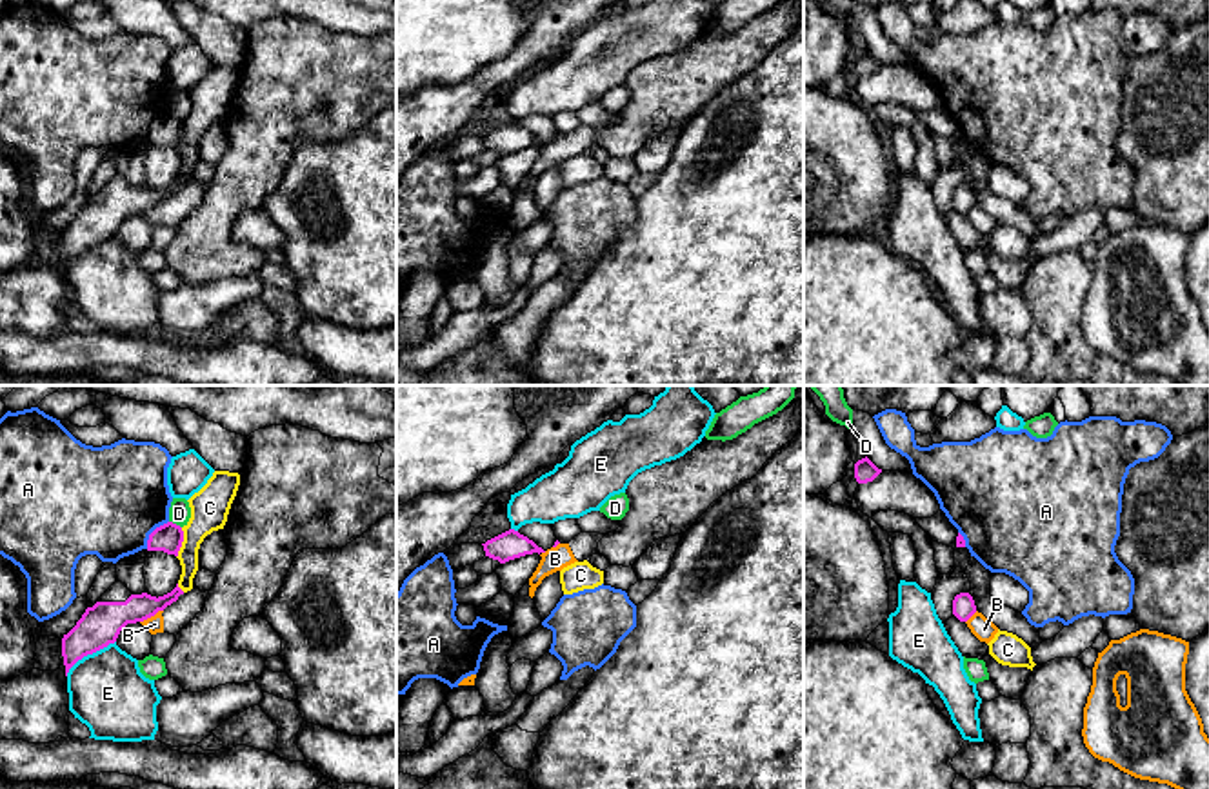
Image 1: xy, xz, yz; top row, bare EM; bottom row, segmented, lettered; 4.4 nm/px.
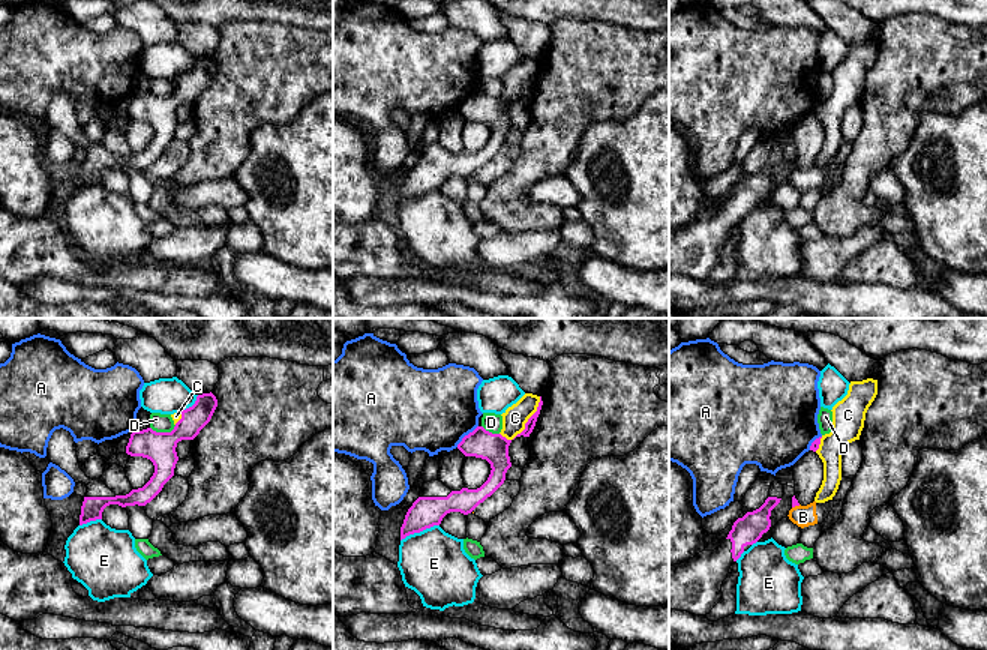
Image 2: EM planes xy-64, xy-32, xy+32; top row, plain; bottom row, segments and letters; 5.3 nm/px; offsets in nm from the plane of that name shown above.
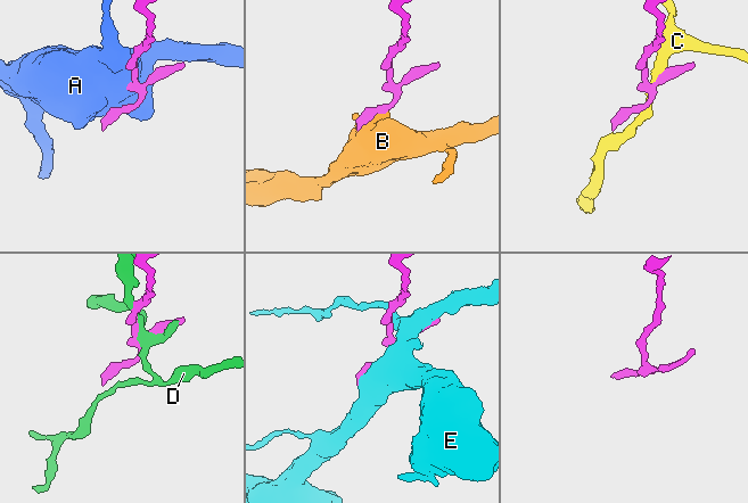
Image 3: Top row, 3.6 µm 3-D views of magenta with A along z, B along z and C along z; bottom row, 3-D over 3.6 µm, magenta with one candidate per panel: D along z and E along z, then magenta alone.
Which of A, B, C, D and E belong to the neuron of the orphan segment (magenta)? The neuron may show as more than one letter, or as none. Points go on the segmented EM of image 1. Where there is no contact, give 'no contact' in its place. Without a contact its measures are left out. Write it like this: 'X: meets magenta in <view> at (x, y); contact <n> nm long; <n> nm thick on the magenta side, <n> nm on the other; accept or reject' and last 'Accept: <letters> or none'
A: meets magenta in xy at (151, 533); contact 160 nm long; 120 nm thick on the magenta side, 480 nm on the other; reject
B: meets magenta in xy at (151, 615); contact 120 nm long; 180 nm thick on the magenta side, 80 nm on the other; reject
C: meets magenta in xy at (182, 540); contact 140 nm long; 120 nm thick on the magenta side, 170 nm on the other; reject
D: meets magenta in xy at (175, 524); contact 70 nm long; 120 nm thick on the magenta side, 100 nm on the other; reject
E: meets magenta in xy at (89, 653); contact 280 nm long; 180 nm thick on the magenta side, 340 nm on the other; reject
Accept: none

